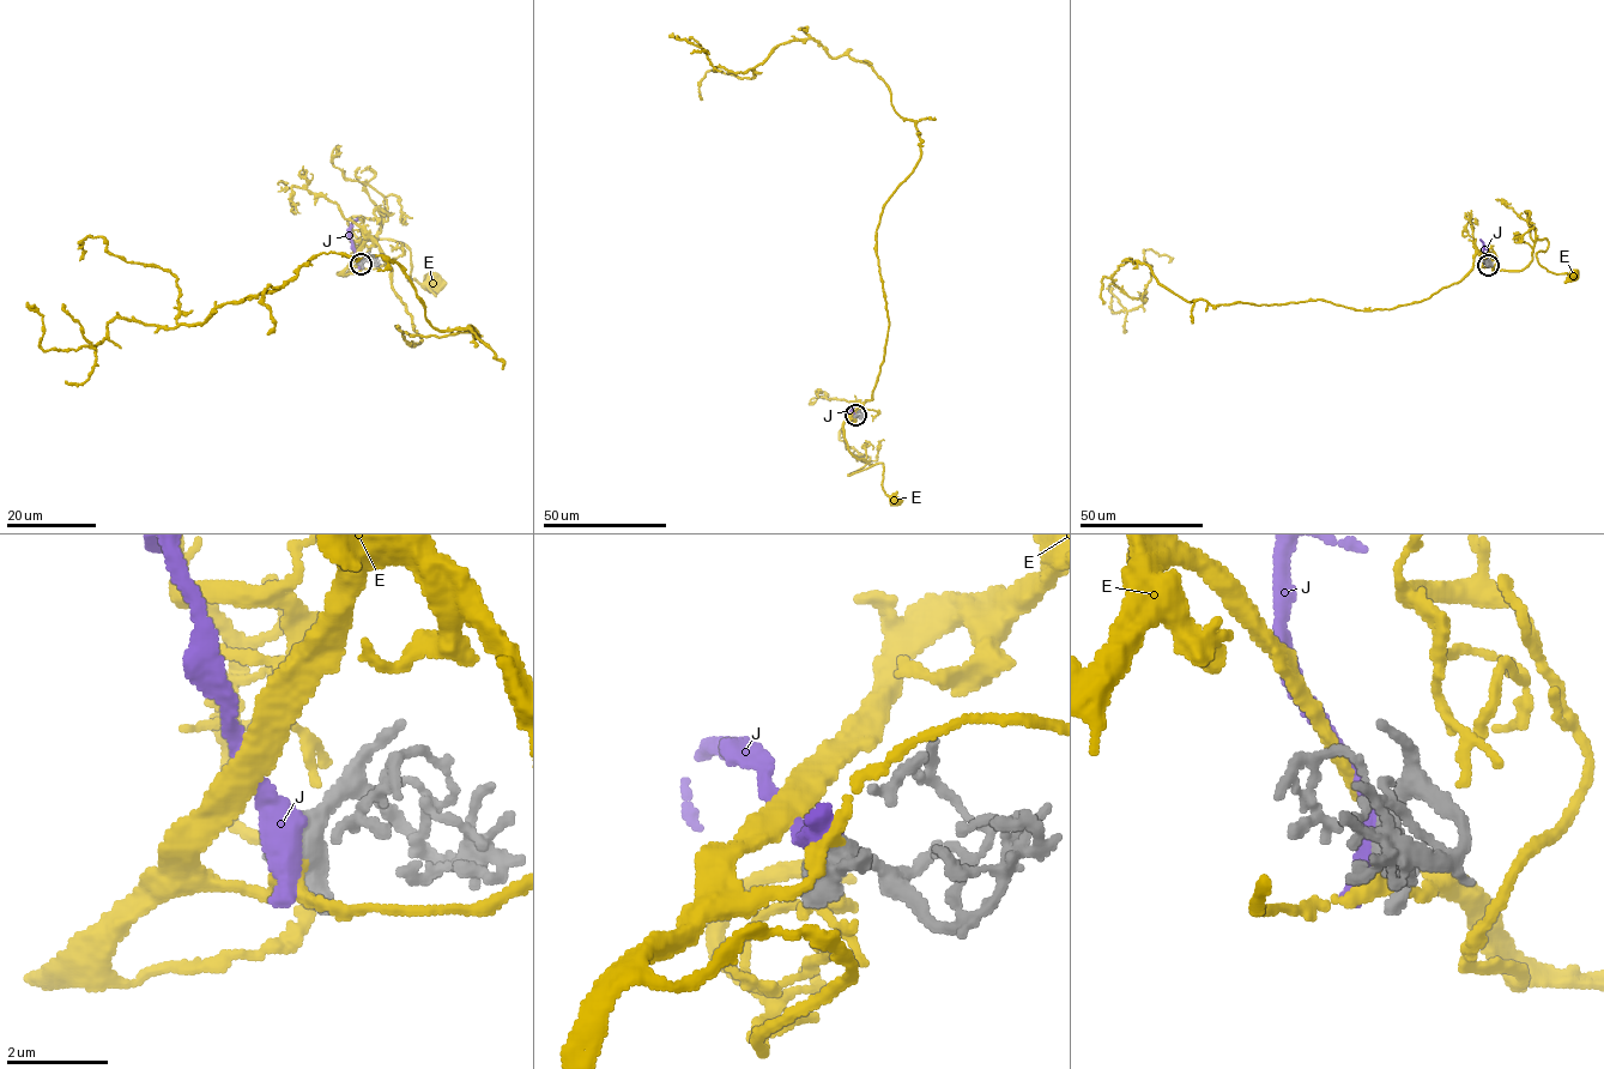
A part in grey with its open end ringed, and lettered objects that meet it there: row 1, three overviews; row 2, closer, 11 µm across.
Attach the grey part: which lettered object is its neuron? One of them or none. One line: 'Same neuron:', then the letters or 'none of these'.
Same neuron: E

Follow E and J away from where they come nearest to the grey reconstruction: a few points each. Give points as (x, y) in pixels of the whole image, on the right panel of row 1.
E: (1488, 264), (1496, 271), (1521, 270), (1532, 259), (1535, 242), (1545, 239), (1538, 263), (1574, 275)
J: (1488, 264), (1480, 239)

